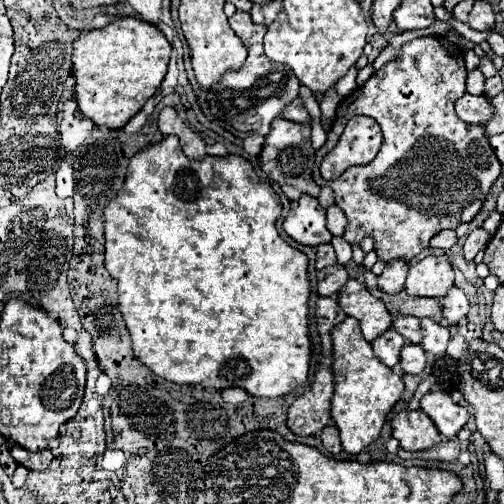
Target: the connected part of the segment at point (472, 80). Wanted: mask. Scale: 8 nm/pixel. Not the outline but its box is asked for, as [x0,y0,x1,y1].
[466,69,486,93]

